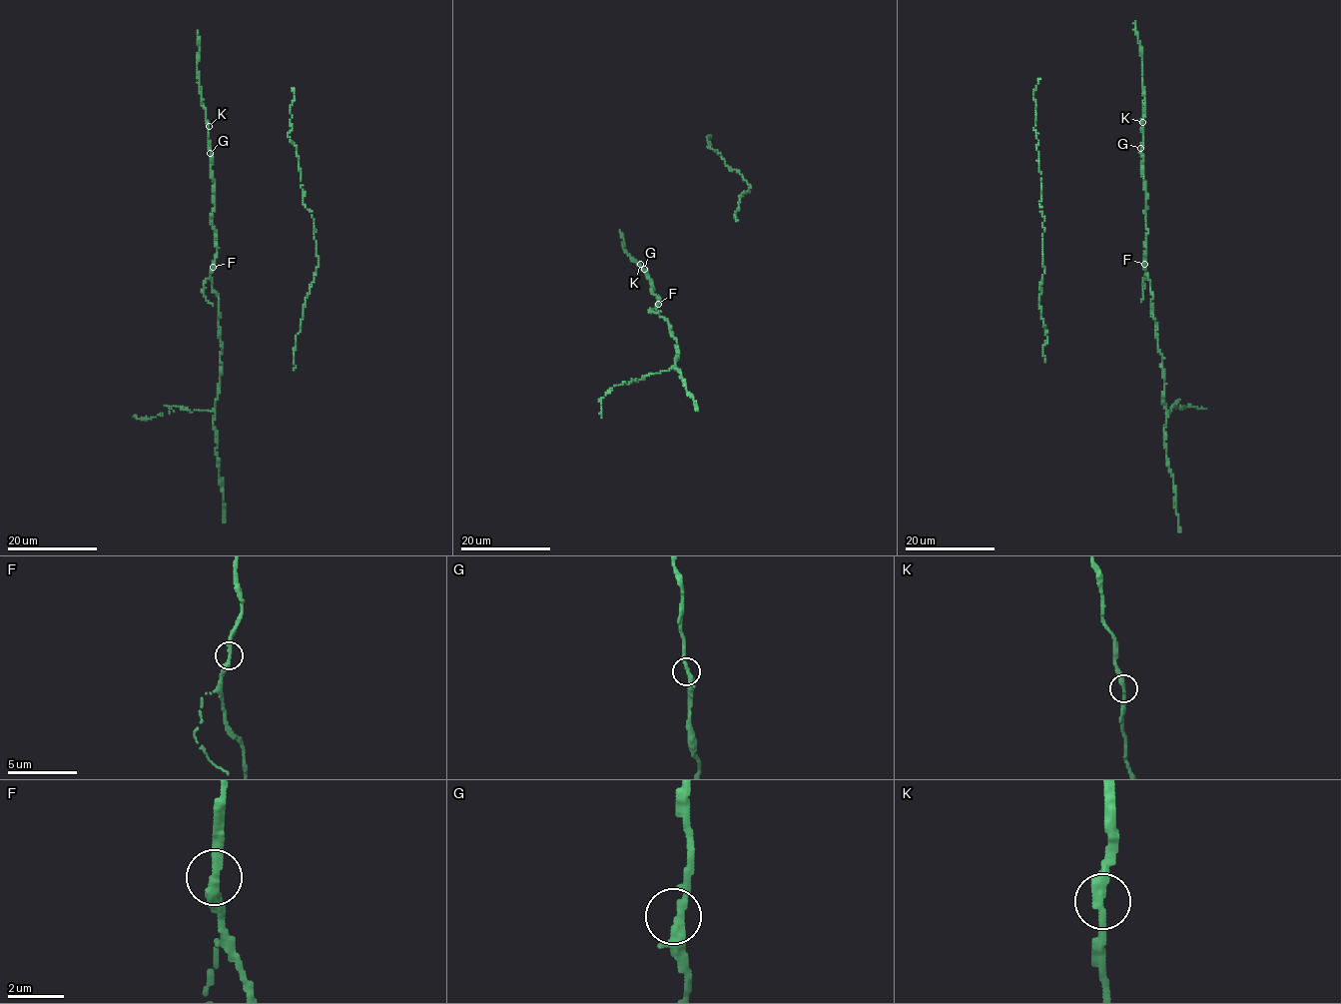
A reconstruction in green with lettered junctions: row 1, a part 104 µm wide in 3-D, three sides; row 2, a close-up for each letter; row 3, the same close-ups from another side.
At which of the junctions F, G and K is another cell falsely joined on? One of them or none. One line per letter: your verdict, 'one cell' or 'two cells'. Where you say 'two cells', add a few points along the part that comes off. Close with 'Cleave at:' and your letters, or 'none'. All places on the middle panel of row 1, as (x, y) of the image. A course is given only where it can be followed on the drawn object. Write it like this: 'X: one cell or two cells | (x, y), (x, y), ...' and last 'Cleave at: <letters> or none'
F: one cell
G: one cell
K: one cell
Cleave at: none

